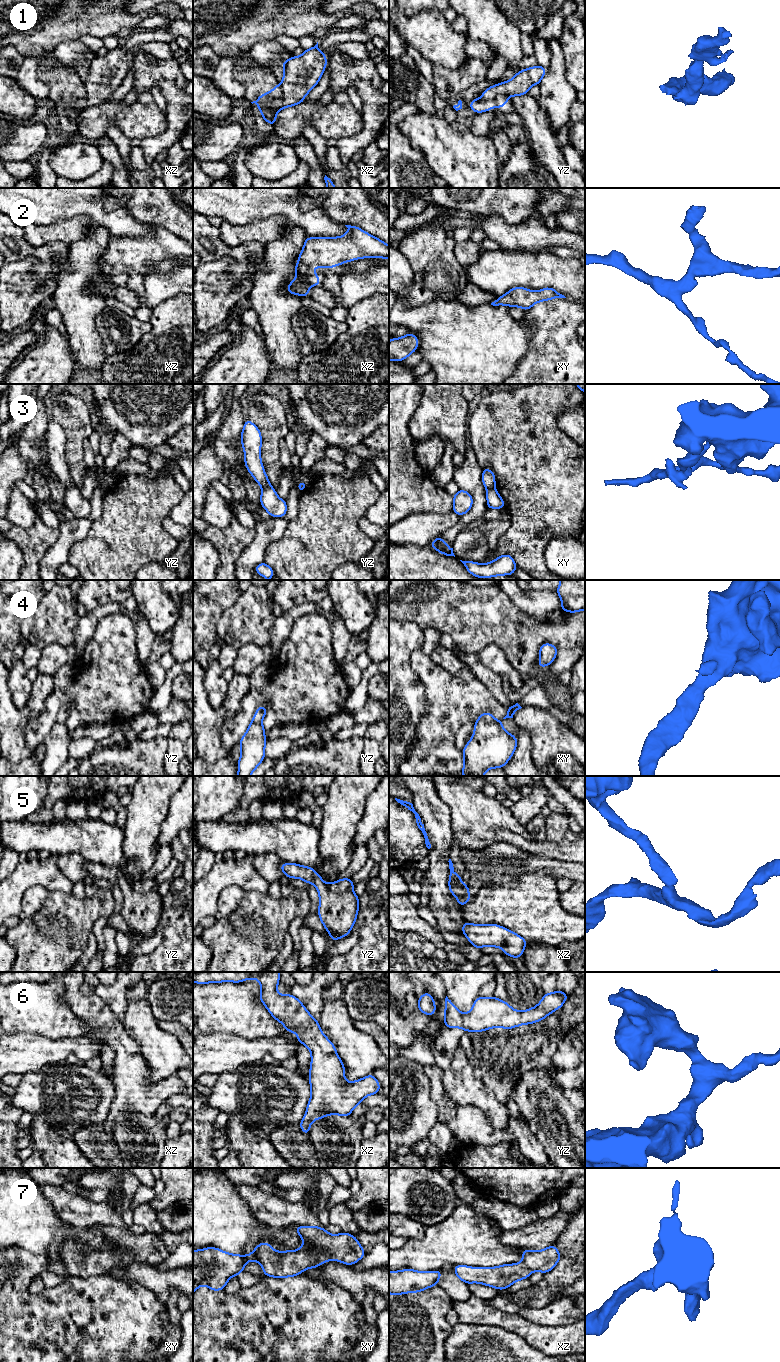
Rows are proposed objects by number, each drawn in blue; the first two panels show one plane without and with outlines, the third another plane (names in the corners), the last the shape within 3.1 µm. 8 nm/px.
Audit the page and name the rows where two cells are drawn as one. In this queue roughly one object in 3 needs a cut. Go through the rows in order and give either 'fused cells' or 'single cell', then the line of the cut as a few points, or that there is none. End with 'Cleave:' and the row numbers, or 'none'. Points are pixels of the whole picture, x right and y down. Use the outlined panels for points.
1: fused cells | xz (280, 84), (282, 95), (273, 103), (277, 110)
2: single cell | no cut
3: fused cells | yz (270, 485), (262, 488)
4: single cell | no cut
5: single cell | no cut
6: single cell | no cut
7: single cell | no cut
Cleave: 1, 3

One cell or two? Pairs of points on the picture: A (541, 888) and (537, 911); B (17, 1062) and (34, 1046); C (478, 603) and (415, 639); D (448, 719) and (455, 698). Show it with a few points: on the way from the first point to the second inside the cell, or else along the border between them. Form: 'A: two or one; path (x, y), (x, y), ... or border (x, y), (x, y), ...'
A: one; path (540, 894), (537, 905)
B: one; path (21, 1058), (30, 1050)
C: two; border (400, 621), (412, 621), (422, 630)
D: one; path (448, 714), (451, 703)

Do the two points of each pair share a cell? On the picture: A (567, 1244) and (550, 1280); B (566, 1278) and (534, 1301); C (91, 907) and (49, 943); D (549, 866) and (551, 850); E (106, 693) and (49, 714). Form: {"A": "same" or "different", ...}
{"A": "same", "B": "same", "C": "same", "D": "different", "E": "same"}

